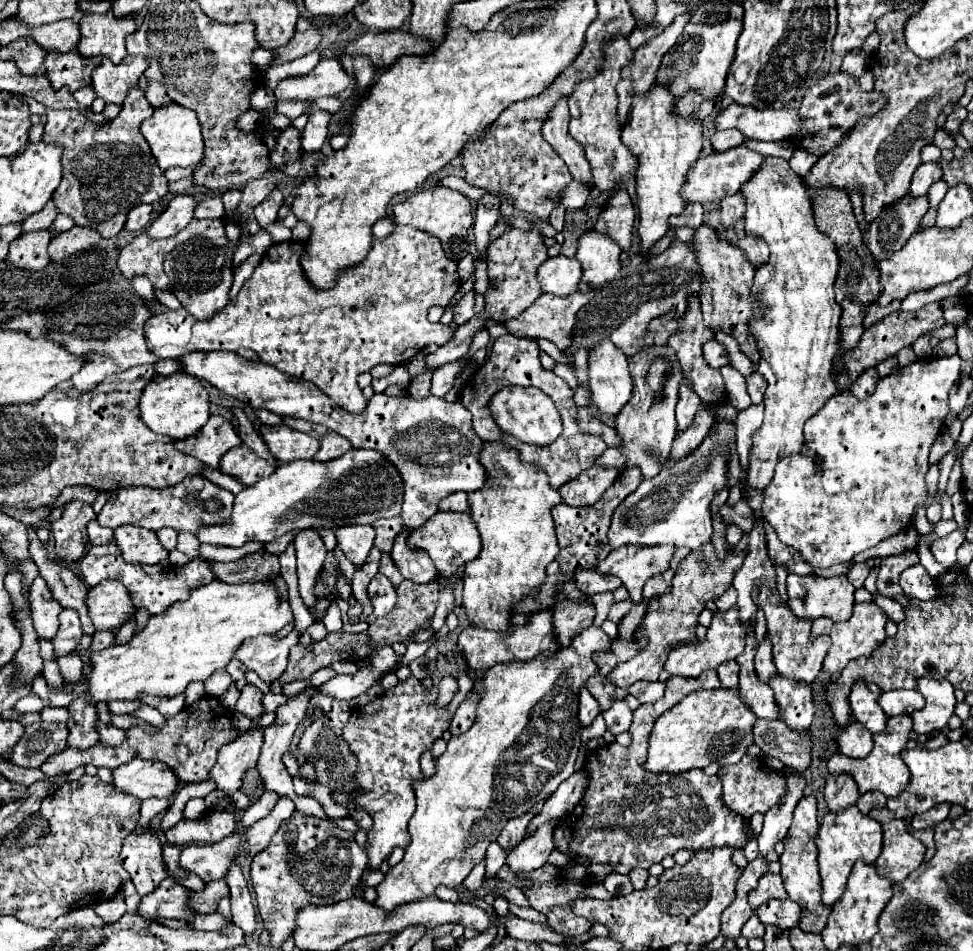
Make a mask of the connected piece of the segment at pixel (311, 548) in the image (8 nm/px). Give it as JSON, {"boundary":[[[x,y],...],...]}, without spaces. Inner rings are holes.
{"boundary":[[[300,530],[294,538],[296,546],[296,560],[298,560],[298,588],[304,604],[312,608],[318,604],[318,600],[312,596],[312,580],[316,578],[316,572],[320,572],[326,548],[322,542],[322,536],[318,530]]]}

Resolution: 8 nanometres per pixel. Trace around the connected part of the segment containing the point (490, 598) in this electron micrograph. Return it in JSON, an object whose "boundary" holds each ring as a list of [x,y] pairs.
{"boundary":[[[486,442],[482,448],[480,462],[490,472],[490,482],[478,490],[468,494],[470,502],[470,516],[480,532],[482,538],[482,552],[476,560],[468,562],[464,568],[464,608],[468,614],[470,624],[482,628],[482,630],[494,630],[494,632],[508,632],[514,628],[512,616],[514,606],[520,604],[526,598],[536,598],[540,592],[540,586],[546,580],[546,566],[556,560],[560,546],[554,530],[552,520],[552,506],[560,504],[560,494],[548,484],[546,472],[540,472],[528,464],[520,464],[518,452],[508,448],[508,444],[494,444]]]}

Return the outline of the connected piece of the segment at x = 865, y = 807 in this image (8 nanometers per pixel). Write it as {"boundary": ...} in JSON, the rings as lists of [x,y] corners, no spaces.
{"boundary":[[[866,792],[858,798],[856,806],[862,814],[868,814],[872,808],[884,808],[886,806],[886,796],[882,792]]]}

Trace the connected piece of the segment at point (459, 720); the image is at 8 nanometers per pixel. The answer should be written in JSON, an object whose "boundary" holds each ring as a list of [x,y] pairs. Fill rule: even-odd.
{"boundary":[[[468,694],[466,700],[460,704],[456,716],[450,722],[450,728],[470,728],[474,720],[474,710],[476,710],[476,696]]]}

